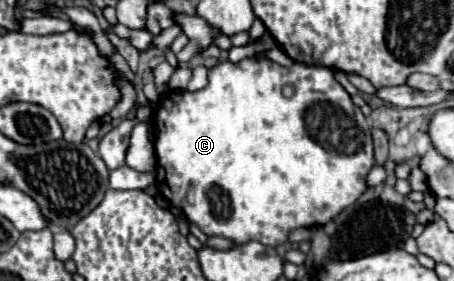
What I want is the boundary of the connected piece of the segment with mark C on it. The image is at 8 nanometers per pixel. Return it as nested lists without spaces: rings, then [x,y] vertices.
[[[243,59],[239,63],[217,63],[209,69],[209,85],[201,91],[169,91],[161,97],[157,105],[157,115],[153,121],[155,129],[155,155],[157,155],[157,189],[171,201],[177,209],[185,213],[185,217],[195,223],[205,235],[219,235],[235,245],[243,245],[247,241],[259,241],[267,247],[277,247],[287,241],[293,229],[305,227],[311,229],[315,225],[327,225],[333,217],[337,217],[343,209],[353,205],[365,191],[367,191],[367,173],[375,165],[373,157],[373,141],[371,141],[371,127],[365,123],[361,109],[357,107],[357,123],[355,123],[355,105],[349,93],[333,79],[333,71],[329,67],[315,67],[293,63],[291,67],[281,67],[269,59]]]

